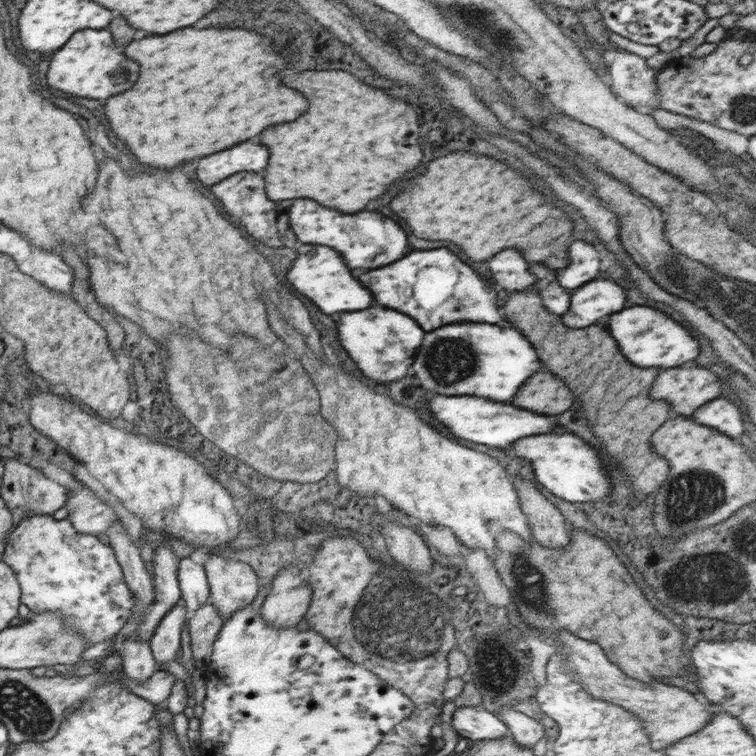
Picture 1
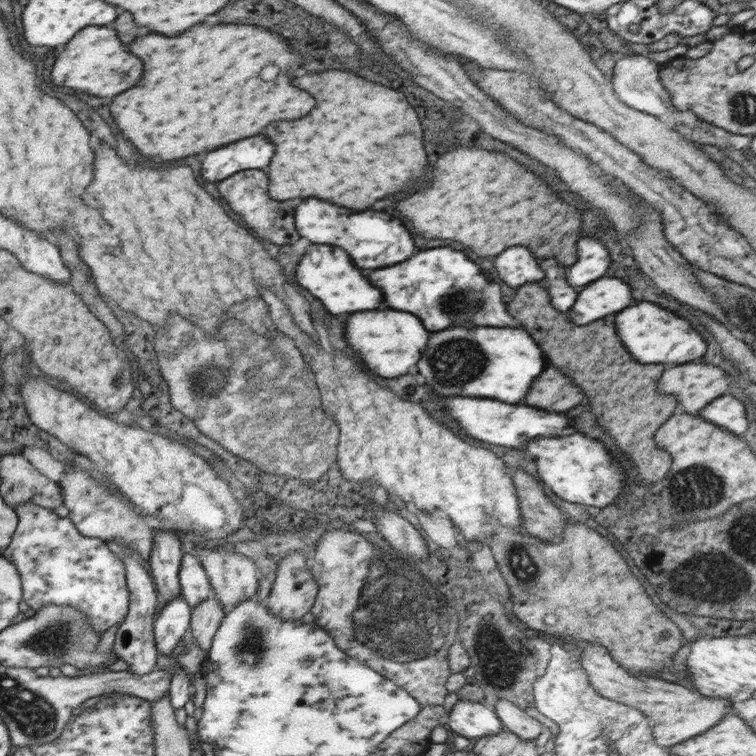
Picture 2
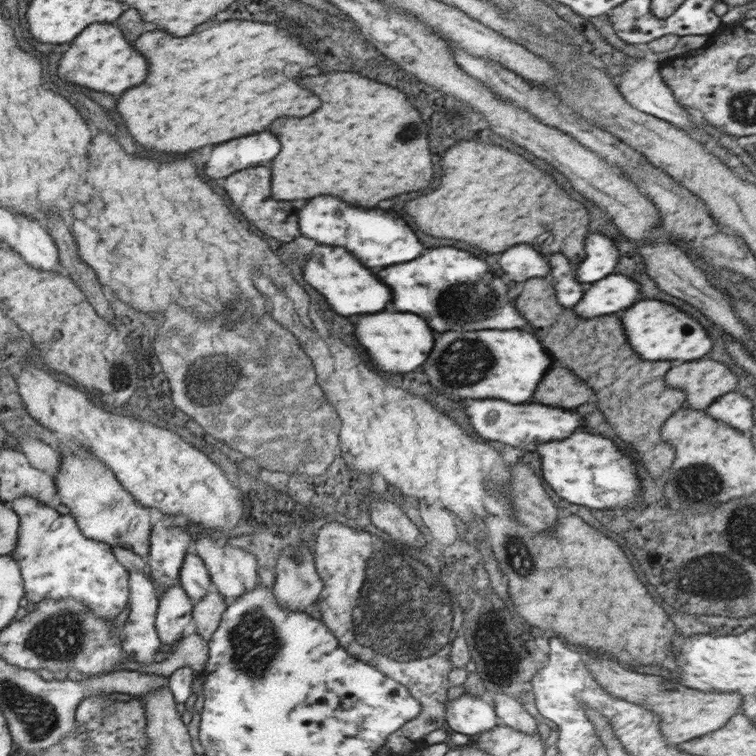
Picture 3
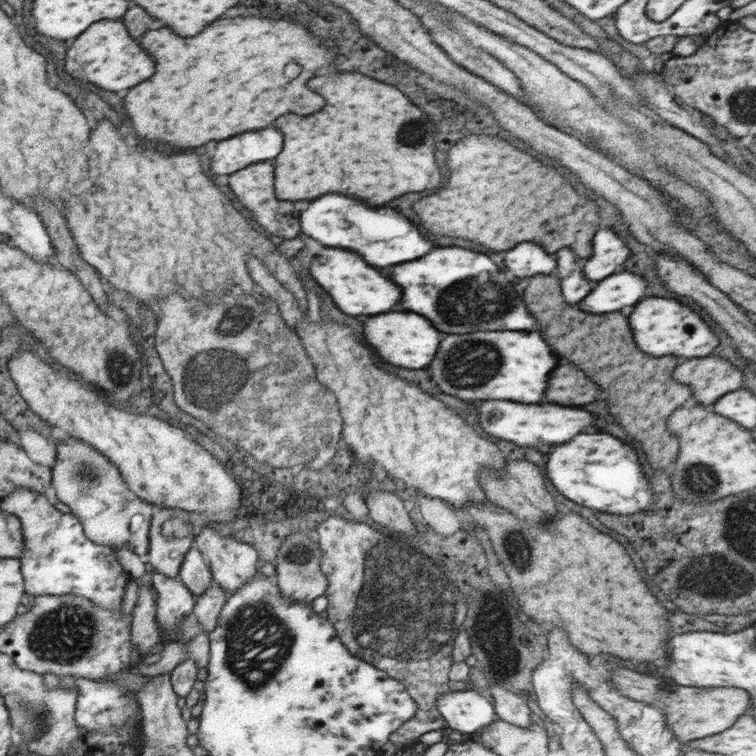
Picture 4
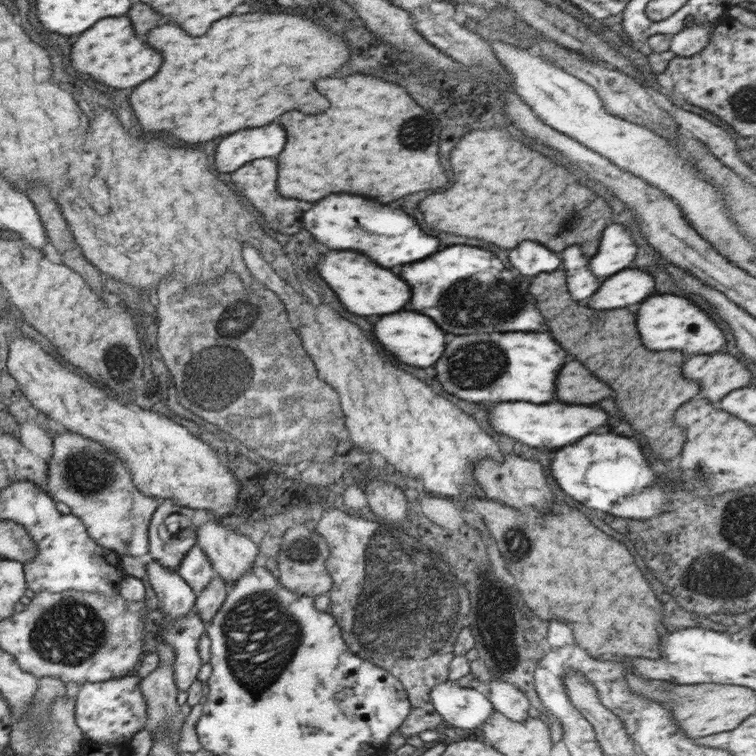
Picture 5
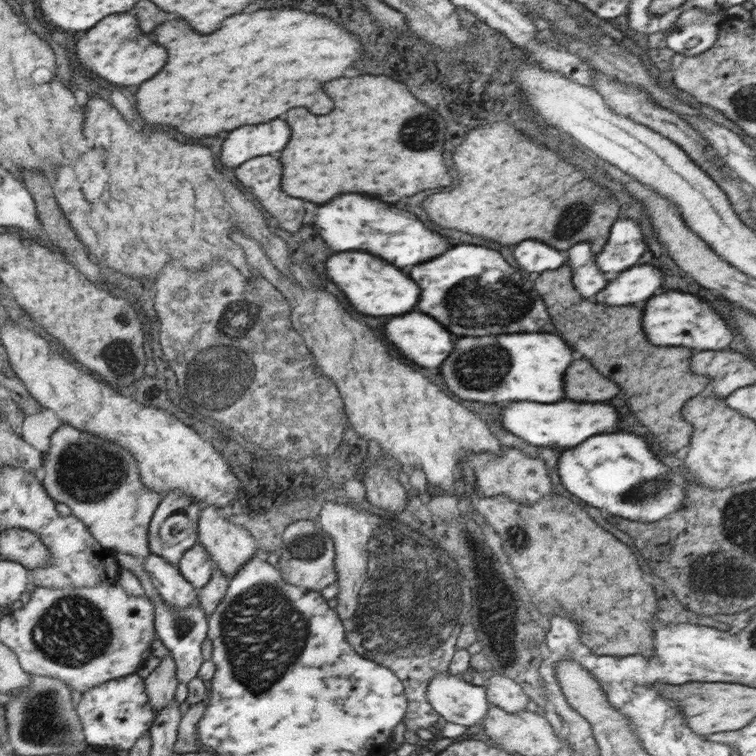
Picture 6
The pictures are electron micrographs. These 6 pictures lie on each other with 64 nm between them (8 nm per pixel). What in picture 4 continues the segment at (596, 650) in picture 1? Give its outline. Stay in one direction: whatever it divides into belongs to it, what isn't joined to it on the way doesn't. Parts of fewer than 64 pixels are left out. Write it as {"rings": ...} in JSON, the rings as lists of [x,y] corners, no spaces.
{"rings":[[[614,664],[608,666],[608,671],[611,672],[610,681],[624,696],[656,706],[664,712],[668,729],[678,741],[685,743],[724,732],[736,722],[736,718],[751,713],[753,708],[752,696],[741,688],[682,686],[668,678],[639,674]]]}

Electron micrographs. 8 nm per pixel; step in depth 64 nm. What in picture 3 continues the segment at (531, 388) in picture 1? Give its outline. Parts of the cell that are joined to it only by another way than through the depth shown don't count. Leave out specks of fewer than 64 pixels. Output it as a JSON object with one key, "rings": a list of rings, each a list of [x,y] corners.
{"rings":[[[563,365],[551,367],[534,396],[534,402],[558,408],[576,408],[593,399],[593,389]]]}

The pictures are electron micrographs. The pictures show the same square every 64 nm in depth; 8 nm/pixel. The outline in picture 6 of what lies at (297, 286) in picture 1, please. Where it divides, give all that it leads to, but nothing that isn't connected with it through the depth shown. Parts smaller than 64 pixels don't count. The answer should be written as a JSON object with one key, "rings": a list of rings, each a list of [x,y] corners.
{"rings":[[[342,252],[330,256],[326,268],[330,280],[338,284],[338,288],[344,292],[348,302],[362,314],[400,316],[412,312],[418,306],[420,286],[416,286],[416,282],[400,268],[384,262],[382,258],[376,258],[366,252]]]}

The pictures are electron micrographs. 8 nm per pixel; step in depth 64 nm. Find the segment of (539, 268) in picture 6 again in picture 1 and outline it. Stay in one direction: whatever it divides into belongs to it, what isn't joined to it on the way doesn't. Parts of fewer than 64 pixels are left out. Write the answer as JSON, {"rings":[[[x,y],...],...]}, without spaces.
{"rings":[[[516,248],[498,252],[488,260],[488,266],[496,284],[509,292],[524,290],[536,282],[536,275],[528,269],[531,263],[524,260],[522,252]]]}

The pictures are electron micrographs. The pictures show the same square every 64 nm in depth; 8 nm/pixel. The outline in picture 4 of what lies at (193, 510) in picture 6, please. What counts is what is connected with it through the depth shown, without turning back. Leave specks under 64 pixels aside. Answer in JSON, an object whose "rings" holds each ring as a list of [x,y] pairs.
{"rings":[[[158,508],[155,511],[154,517],[151,521],[151,533],[150,533],[150,555],[146,558],[146,562],[153,571],[158,571],[162,574],[168,575],[168,577],[178,576],[180,564],[182,564],[182,556],[174,556],[174,554],[162,554],[162,524],[166,522],[166,518],[172,518],[172,516],[180,516],[182,513],[188,514],[188,512],[177,508]]]}

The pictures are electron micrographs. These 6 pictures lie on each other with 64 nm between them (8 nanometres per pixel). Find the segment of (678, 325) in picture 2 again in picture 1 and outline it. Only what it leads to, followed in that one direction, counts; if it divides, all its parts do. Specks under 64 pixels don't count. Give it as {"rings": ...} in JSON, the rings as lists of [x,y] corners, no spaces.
{"rings":[[[628,306],[609,315],[605,320],[605,325],[616,343],[620,347],[620,353],[634,365],[640,368],[656,367],[664,370],[672,367],[680,367],[684,363],[692,361],[700,354],[700,344],[686,328],[672,319],[670,315],[660,312],[655,306]]]}

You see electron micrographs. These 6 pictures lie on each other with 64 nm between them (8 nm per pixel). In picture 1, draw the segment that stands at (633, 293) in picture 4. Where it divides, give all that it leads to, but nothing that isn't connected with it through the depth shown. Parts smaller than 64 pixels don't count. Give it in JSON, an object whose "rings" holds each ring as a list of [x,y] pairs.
{"rings":[[[594,279],[587,282],[575,290],[570,296],[570,306],[561,316],[562,322],[566,327],[583,329],[604,321],[609,315],[620,312],[626,304],[626,292],[618,283],[608,279]]]}

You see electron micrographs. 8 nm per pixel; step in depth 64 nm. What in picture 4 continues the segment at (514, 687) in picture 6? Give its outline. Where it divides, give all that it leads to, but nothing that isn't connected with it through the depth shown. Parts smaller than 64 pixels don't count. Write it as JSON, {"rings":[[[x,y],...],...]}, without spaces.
{"rings":[[[492,685],[489,691],[497,718],[520,727],[532,725],[530,707],[524,693],[510,691],[502,685]]]}

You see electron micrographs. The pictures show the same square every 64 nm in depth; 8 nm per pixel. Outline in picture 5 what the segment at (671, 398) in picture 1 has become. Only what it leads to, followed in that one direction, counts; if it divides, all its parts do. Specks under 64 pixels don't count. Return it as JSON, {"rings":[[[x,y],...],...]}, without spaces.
{"rings":[[[724,352],[687,357],[680,367],[686,379],[699,382],[700,396],[710,402],[750,385],[752,372],[736,356]]]}

